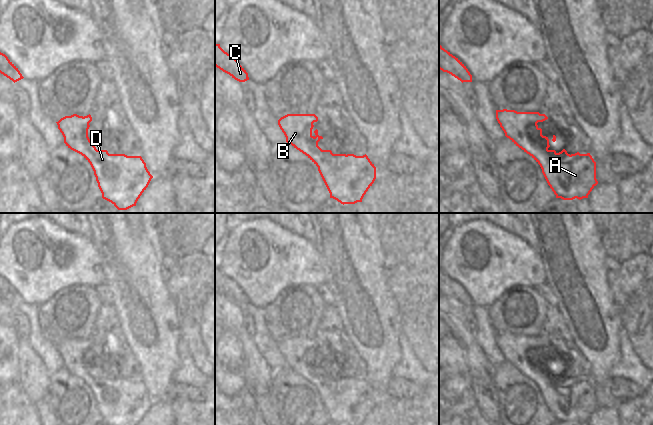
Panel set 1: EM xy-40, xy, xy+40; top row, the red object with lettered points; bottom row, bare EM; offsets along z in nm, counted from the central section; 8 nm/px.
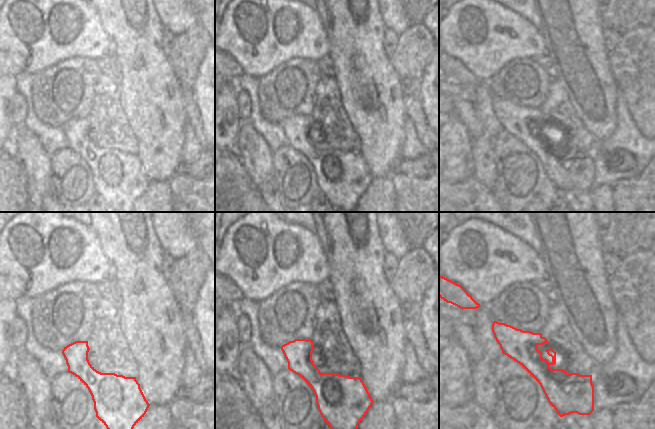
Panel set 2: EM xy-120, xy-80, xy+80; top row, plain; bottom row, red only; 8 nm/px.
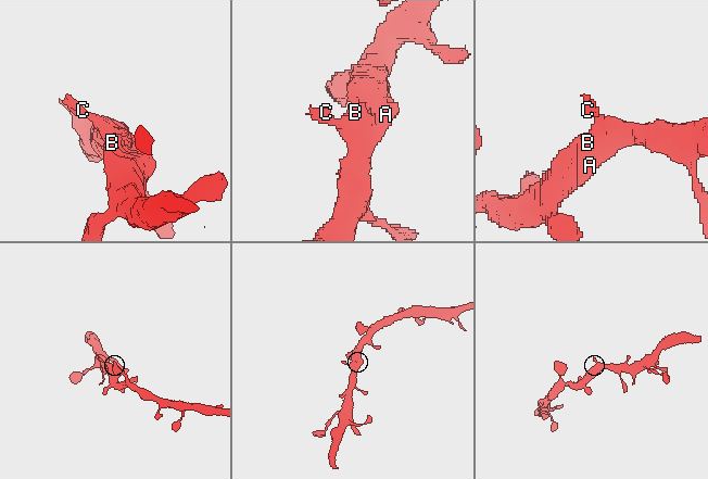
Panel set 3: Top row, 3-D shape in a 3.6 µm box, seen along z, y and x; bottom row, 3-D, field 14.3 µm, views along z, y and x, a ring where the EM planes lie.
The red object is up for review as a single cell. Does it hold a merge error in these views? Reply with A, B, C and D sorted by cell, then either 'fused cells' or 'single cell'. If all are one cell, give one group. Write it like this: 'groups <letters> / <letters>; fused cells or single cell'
groups A B C D; single cell

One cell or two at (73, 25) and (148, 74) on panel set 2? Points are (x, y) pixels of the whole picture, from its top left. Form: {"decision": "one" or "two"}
{"decision": "two"}

